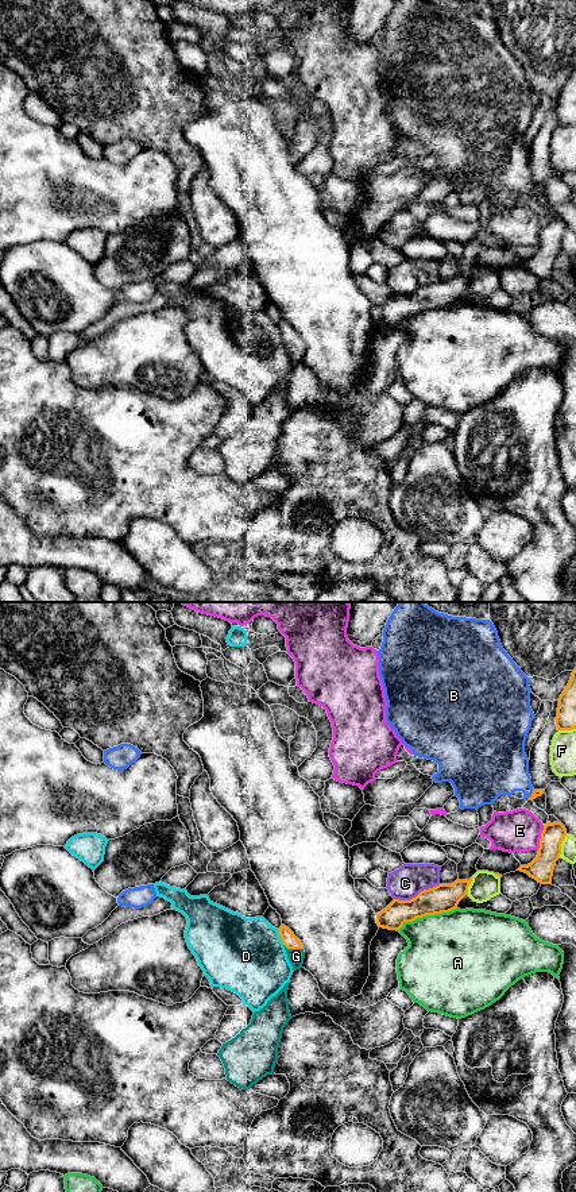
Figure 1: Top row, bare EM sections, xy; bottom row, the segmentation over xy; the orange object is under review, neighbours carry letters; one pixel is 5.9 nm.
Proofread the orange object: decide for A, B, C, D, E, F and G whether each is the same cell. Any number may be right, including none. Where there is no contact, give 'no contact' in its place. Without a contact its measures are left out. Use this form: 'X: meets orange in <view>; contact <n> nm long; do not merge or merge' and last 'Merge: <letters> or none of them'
A: meets orange in xy; contact 380 nm long; do not merge
B: meets orange in xy; contact 50 nm long; do not merge
C: meets orange in xy; contact 280 nm long; do not merge
D: meets orange in xy; contact 100 nm long; do not merge
E: meets orange in xy; contact 160 nm long; do not merge
F: meets orange in xy; contact 140 nm long; do not merge
G: meets orange in xy; contact 120 nm long; merge
Merge: G

